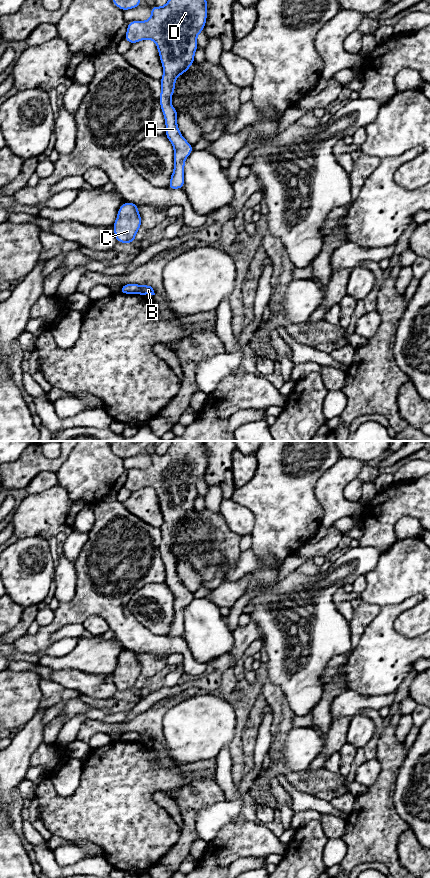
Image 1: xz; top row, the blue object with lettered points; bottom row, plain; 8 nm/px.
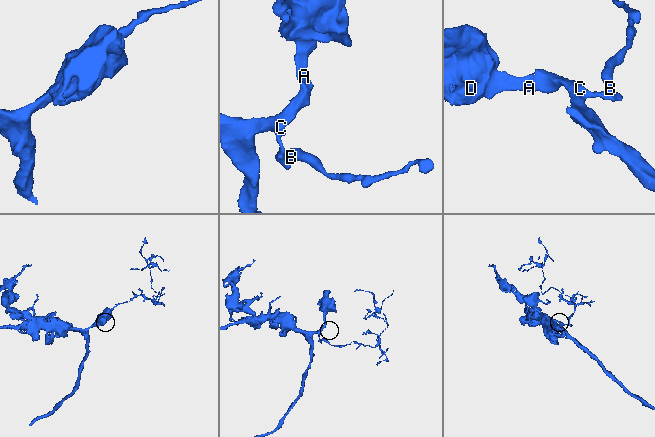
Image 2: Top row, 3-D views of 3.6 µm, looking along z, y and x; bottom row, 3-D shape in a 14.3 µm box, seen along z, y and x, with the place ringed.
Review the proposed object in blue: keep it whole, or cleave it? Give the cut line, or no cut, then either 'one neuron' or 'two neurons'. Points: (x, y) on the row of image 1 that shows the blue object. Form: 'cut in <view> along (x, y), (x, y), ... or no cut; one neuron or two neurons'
cut in xz along (140, 286), (138, 293); two neurons

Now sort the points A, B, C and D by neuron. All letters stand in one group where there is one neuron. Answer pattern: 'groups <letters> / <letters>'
groups A C D / B

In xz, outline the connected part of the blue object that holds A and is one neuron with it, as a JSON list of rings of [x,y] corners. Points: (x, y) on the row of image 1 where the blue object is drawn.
[[[168,0],[163,7],[152,6],[151,17],[147,21],[130,21],[124,36],[131,45],[136,42],[151,39],[159,51],[164,74],[160,79],[161,94],[159,102],[165,118],[165,136],[174,148],[174,170],[167,189],[181,189],[184,186],[185,159],[192,153],[193,146],[181,135],[177,125],[178,112],[172,106],[171,97],[175,91],[176,78],[185,73],[195,62],[194,54],[198,47],[197,35],[204,31],[207,19],[207,0]]]

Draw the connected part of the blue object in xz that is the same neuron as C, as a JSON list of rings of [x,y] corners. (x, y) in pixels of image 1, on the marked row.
[[[125,202],[118,210],[118,215],[113,224],[114,235],[117,242],[120,243],[134,243],[136,233],[141,227],[141,216],[138,213],[140,206]]]

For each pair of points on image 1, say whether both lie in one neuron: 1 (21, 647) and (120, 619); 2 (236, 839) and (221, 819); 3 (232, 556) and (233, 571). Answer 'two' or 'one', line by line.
1: one
2: two
3: two

